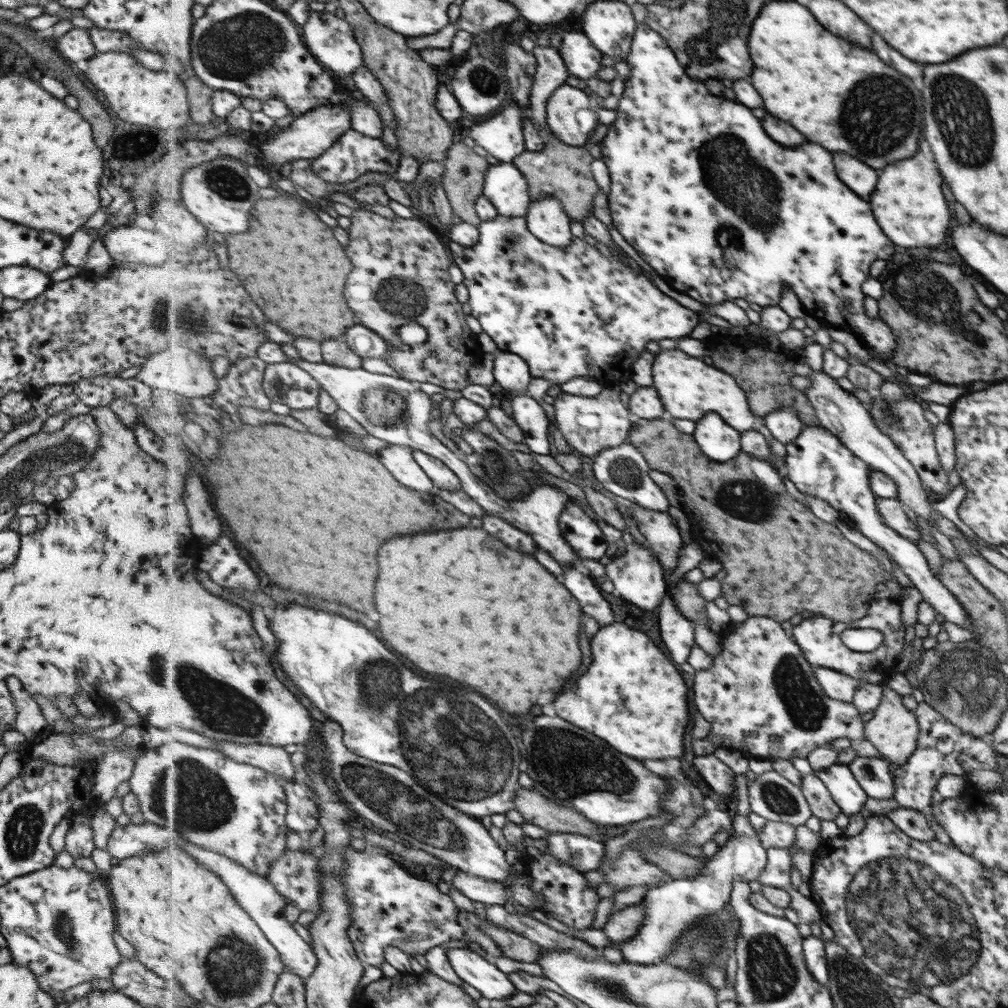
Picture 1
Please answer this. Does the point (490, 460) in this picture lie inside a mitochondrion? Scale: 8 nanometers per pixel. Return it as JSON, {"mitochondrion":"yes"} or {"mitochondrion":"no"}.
{"mitochondrion":"yes"}

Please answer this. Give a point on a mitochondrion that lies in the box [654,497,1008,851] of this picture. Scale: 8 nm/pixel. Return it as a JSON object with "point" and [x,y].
{"point":[966,668]}

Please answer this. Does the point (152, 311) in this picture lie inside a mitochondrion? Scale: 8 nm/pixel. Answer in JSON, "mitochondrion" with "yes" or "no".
{"mitochondrion":"yes"}

